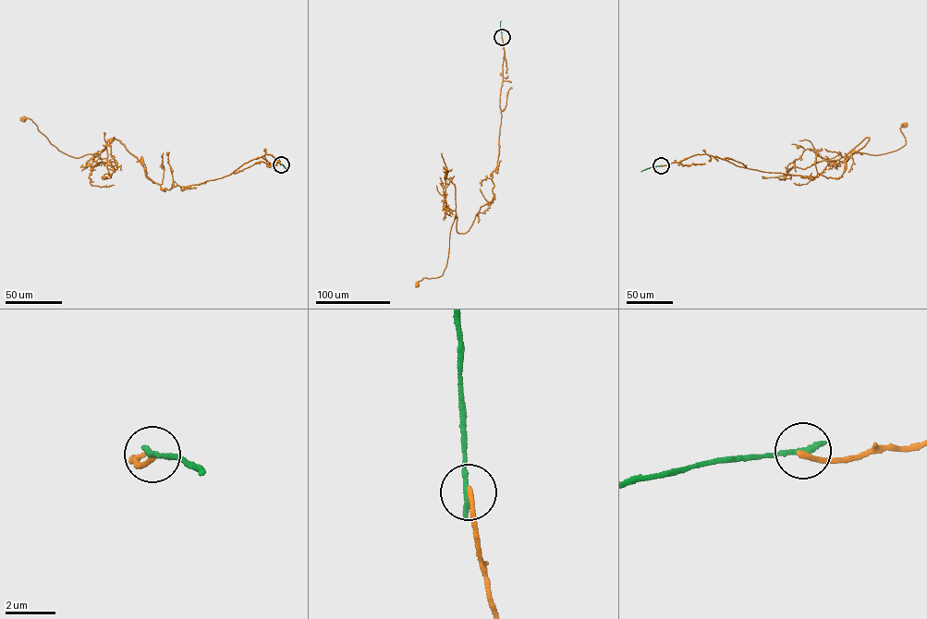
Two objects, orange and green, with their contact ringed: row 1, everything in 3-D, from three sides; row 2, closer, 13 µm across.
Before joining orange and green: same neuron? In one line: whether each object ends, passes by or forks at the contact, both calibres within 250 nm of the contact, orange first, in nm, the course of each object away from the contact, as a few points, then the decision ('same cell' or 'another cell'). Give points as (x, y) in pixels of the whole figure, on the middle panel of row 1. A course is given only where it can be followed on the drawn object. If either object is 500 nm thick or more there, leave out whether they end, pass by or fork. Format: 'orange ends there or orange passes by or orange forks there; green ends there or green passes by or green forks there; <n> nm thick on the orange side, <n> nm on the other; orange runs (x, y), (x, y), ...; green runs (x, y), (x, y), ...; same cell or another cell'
orange ends there; green ends there; 200 nm thick on the orange side, 260 nm on the other; orange runs (502, 37), (493, 197), (481, 207), (466, 232), (457, 233), (456, 216), (443, 274), (417, 285); green runs (502, 37), (500, 20); another cell

